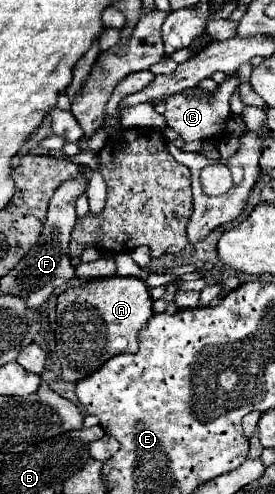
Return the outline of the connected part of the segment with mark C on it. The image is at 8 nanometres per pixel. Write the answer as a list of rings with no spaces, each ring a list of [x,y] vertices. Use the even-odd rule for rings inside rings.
[[[236,73],[236,75],[226,75],[226,79],[220,83],[220,89],[212,93],[198,95],[198,97],[176,93],[168,97],[164,103],[166,105],[166,113],[164,113],[166,125],[174,129],[182,141],[204,141],[204,139],[224,135],[226,123],[230,119],[230,99],[232,99],[232,93],[238,91],[238,87],[240,87],[240,77]]]

